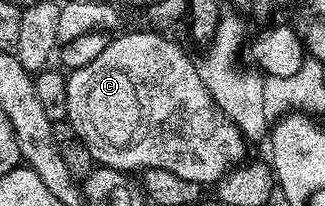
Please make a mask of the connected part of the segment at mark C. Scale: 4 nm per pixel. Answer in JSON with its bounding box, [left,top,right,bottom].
[66,30,248,186]

